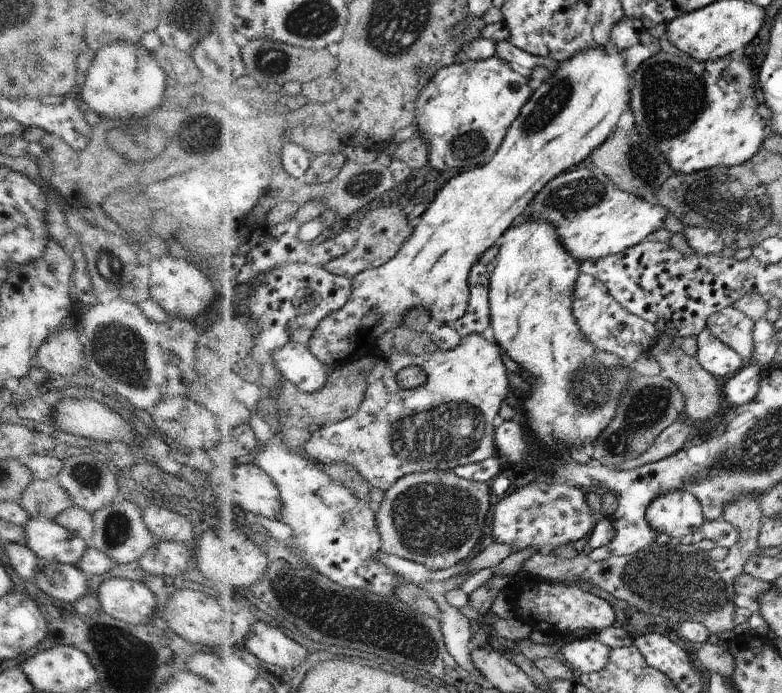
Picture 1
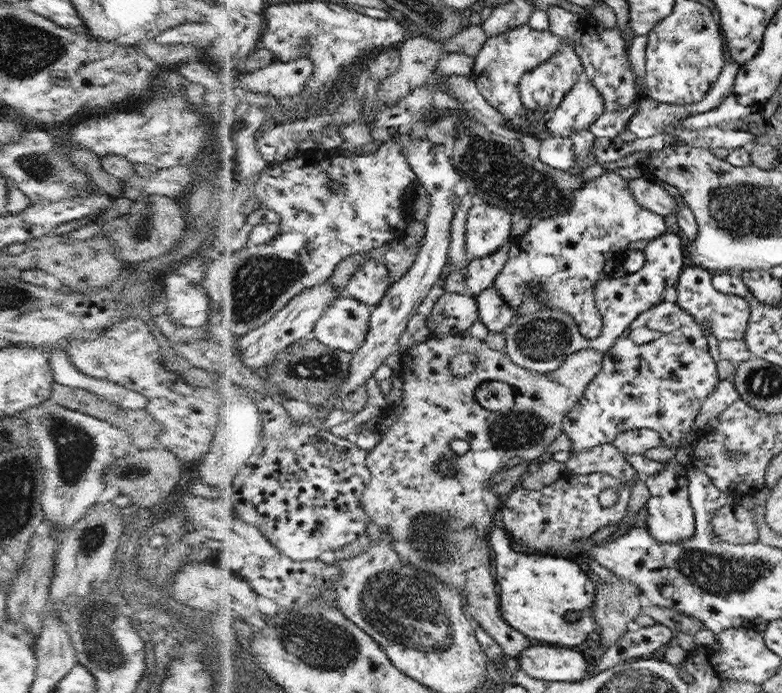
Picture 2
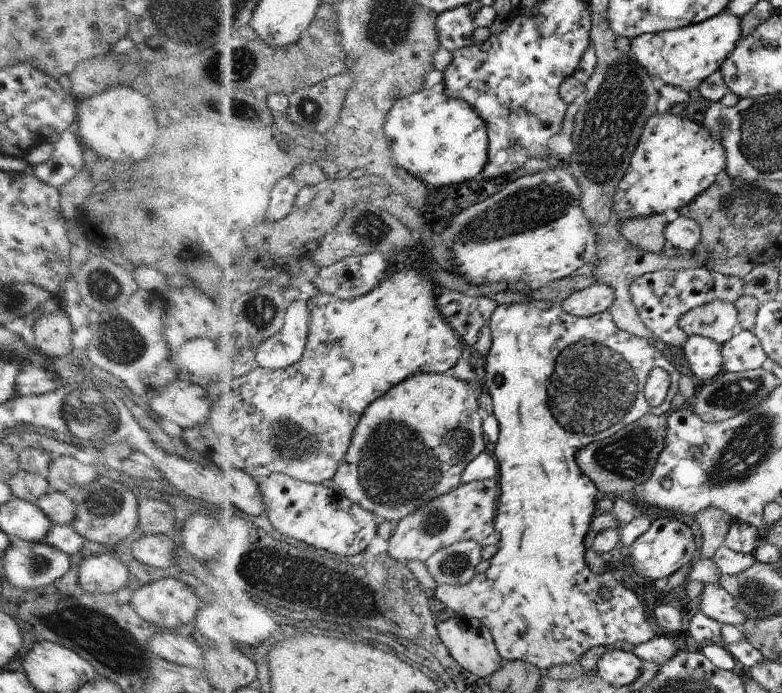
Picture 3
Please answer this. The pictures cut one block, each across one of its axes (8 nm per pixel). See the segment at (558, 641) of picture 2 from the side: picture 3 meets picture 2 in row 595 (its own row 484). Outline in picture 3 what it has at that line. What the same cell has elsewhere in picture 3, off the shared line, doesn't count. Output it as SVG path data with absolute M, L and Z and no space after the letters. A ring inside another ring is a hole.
M533 299L531 302L498 305L489 318L487 325L490 327L492 335L492 347L490 347L486 355L485 376L481 379L481 385L488 390L490 398L493 399L493 414L499 424L500 438L495 443L496 448L493 445L490 450L495 455L500 467L498 478L500 478L501 482L501 500L498 501L497 520L494 522L494 526L497 527L496 532L500 536L500 544L498 544L496 554L490 558L490 567L484 573L476 574L470 584L466 584L466 586L439 585L437 589L439 599L444 602L446 607L456 611L458 615L469 619L478 619L484 626L489 627L497 645L498 654L501 654L504 662L524 660L534 664L544 672L553 666L573 662L578 663L582 655L590 648L594 648L594 646L610 646L618 641L637 645L652 640L652 638L656 637L656 628L646 618L646 610L644 610L642 602L636 598L636 594L611 574L594 576L594 572L590 572L590 568L586 566L586 560L584 560L584 536L588 534L588 528L591 528L590 522L592 522L592 514L594 514L594 500L596 500L598 490L596 490L594 482L588 476L582 474L581 467L578 468L574 464L574 456L576 456L578 450L581 451L585 446L593 442L611 437L624 429L625 426L632 425L640 417L645 415L666 415L668 408L670 408L670 402L672 402L673 383L670 383L671 387L668 389L664 402L657 407L648 404L643 390L648 378L648 372L652 368L660 367L669 372L668 366L672 366L672 364L662 356L654 342L620 330L608 311L594 314L590 318L577 317L569 315L561 303ZM602 588L608 588L608 592L610 592L608 598L602 598L602 594L600 594Z

